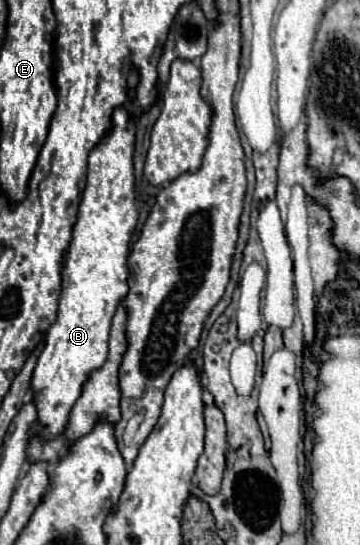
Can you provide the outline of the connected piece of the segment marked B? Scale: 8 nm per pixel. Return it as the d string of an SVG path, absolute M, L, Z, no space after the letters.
M123 106L115 108L111 128L103 140L89 152L87 186L79 204L79 218L73 228L73 240L63 268L63 292L59 300L57 320L47 330L45 350L33 372L33 390L41 390L37 412L41 414L41 436L55 438L63 432L69 412L81 394L85 378L91 370L103 366L107 358L107 340L111 318L129 292L129 244L137 226L135 206L135 124L137 120Z

